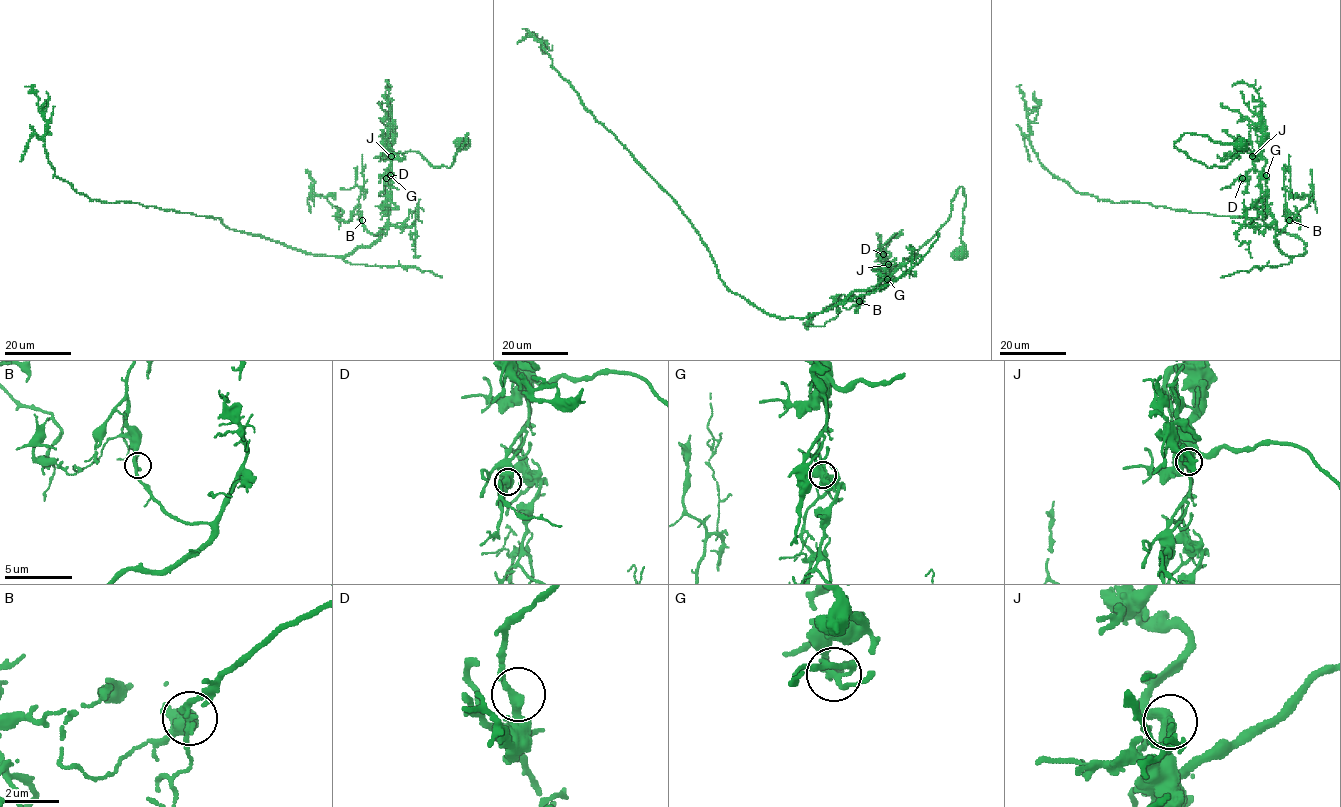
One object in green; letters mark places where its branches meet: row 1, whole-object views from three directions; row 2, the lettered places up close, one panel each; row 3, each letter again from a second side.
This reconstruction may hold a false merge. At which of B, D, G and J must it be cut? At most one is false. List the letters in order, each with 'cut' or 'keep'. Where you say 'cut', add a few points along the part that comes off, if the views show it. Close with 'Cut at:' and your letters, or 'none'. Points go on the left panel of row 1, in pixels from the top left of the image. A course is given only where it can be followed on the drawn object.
B: keep
D: keep
G: cut | (390, 176), (381, 236), (343, 256), (234, 230), (219, 218), (91, 200), (54, 175), (47, 121), (25, 86)
J: keep
Cut at: G

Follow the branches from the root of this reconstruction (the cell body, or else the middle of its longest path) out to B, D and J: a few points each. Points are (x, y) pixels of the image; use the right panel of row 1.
B: (1241, 144), (1184, 133), (1173, 145), (1208, 167), (1259, 155), (1262, 203), (1276, 235), (1289, 220)
D: (1241, 144), (1184, 133), (1173, 145), (1208, 167), (1226, 166), (1243, 152), (1257, 154), (1242, 178)
J: (1241, 144), (1184, 133), (1173, 145), (1208, 167), (1226, 166), (1243, 152), (1257, 154), (1252, 156)

